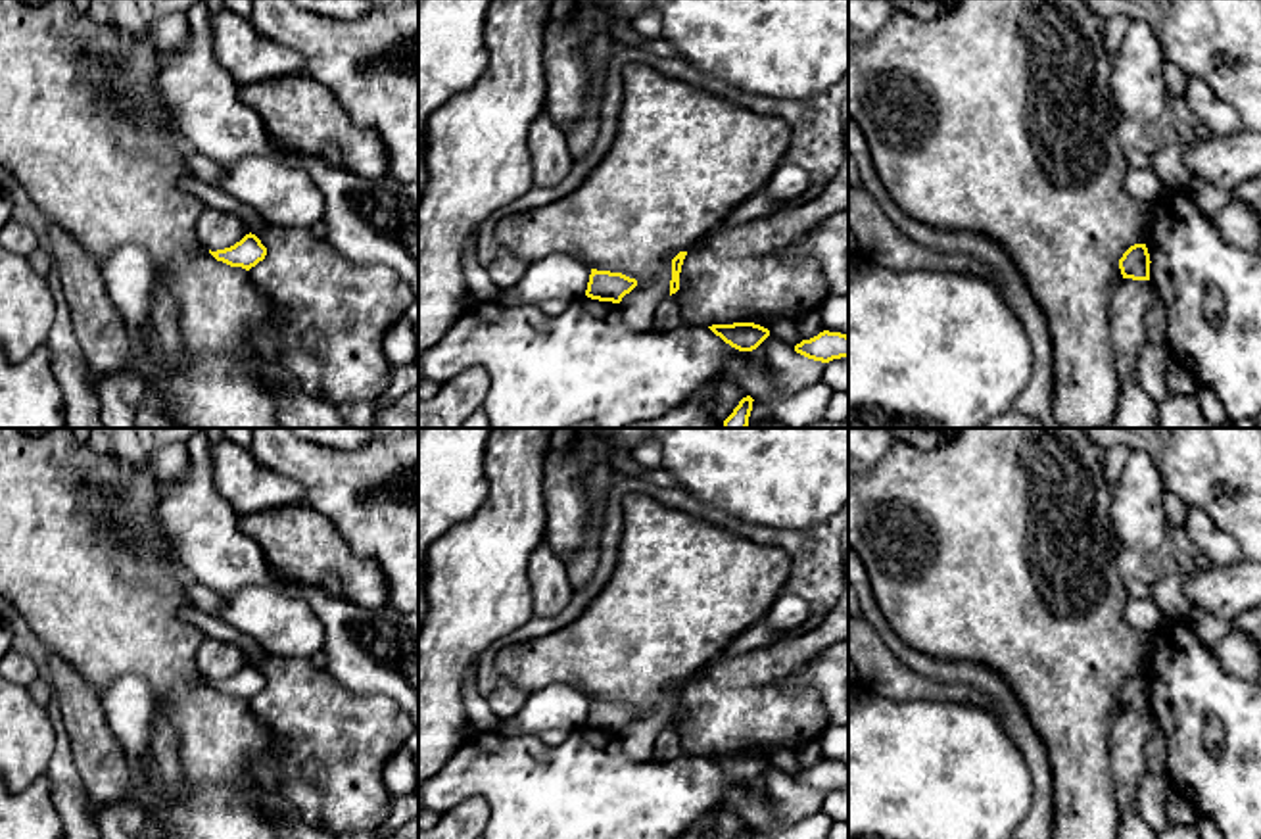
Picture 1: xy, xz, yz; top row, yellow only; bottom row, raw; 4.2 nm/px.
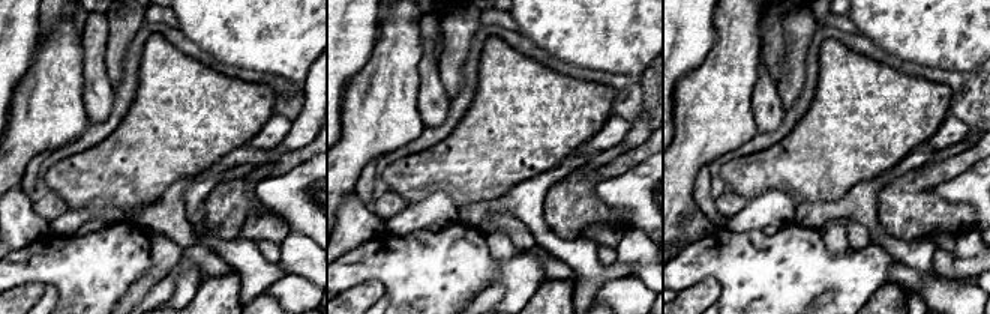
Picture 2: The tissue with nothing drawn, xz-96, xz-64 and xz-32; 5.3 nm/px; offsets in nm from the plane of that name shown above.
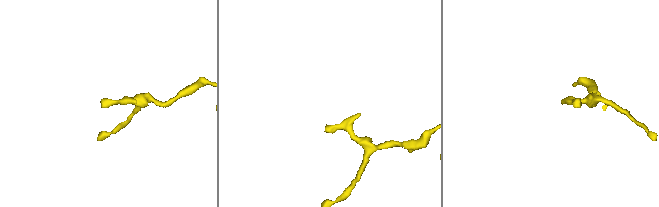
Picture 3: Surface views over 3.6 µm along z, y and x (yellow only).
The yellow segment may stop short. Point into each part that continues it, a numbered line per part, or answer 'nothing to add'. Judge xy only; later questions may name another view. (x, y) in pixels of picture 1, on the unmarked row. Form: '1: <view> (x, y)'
nothing to add

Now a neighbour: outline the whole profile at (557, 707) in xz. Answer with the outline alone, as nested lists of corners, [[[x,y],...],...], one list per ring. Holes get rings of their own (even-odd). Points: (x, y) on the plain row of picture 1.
[[[555,683],[530,693],[512,722],[518,737],[526,733],[539,735],[549,730],[564,730],[568,733],[585,726],[591,697],[583,691]]]

